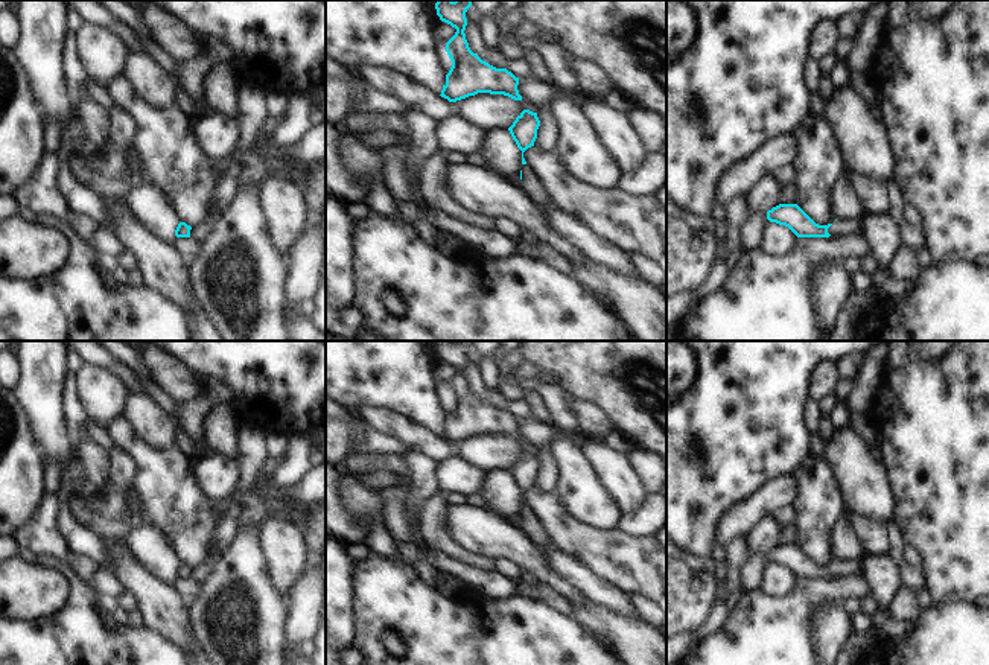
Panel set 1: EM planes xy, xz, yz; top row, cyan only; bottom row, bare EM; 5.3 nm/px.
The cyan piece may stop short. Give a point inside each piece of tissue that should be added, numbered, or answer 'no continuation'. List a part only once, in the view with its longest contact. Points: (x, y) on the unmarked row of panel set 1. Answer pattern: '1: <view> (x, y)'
1: yz (839, 568)

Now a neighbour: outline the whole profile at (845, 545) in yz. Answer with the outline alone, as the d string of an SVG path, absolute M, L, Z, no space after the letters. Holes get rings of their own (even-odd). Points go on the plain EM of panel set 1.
M844 514L832 528L831 552L835 560L858 560L863 555L857 533Z

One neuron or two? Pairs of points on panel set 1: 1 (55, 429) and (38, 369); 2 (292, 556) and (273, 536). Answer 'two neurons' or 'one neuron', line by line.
1: one neuron
2: one neuron

